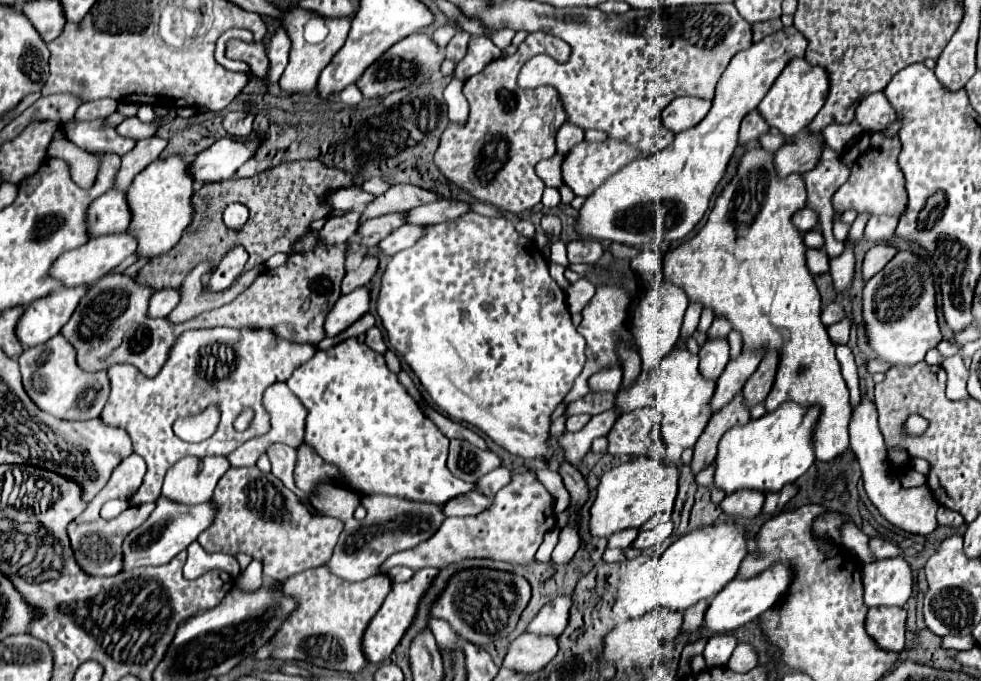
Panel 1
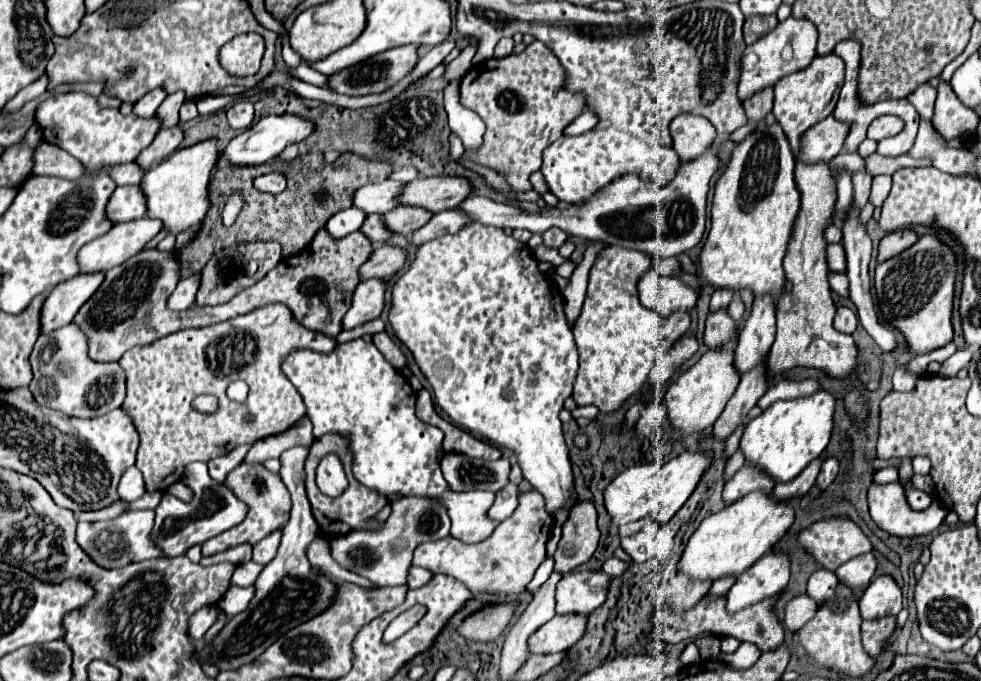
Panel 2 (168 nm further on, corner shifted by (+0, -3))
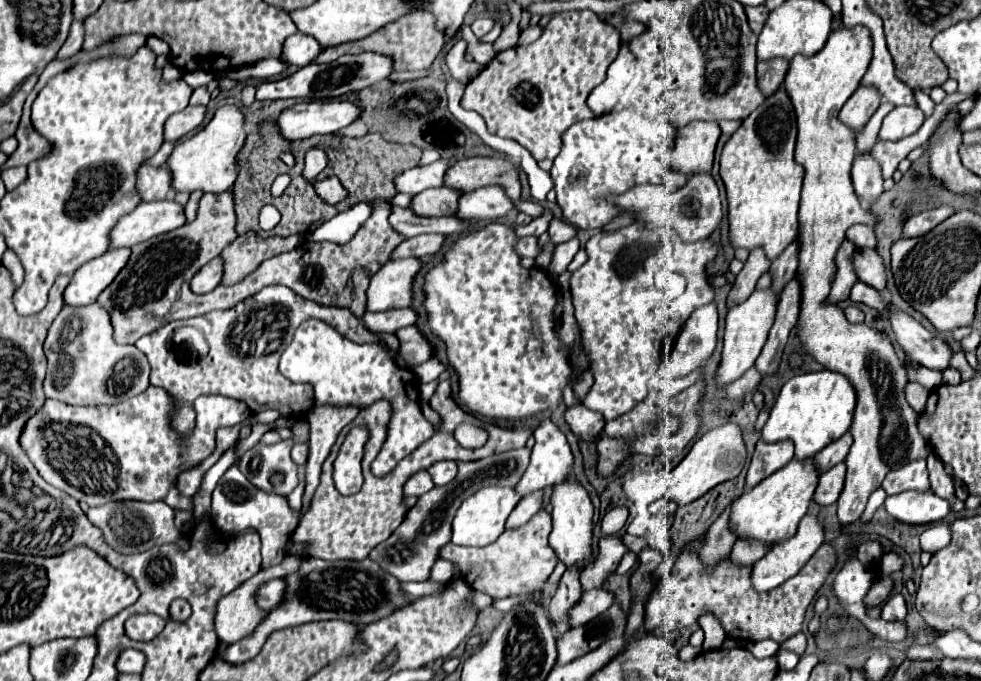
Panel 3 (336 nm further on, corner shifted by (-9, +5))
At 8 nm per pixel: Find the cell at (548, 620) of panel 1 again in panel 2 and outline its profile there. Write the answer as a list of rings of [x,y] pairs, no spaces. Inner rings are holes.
[[[579,570],[557,584],[557,614],[589,614],[607,598],[611,578],[601,570]]]

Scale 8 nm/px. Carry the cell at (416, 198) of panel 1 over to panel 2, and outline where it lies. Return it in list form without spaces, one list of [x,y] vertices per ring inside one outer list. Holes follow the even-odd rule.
[[[437,176],[437,178],[417,178],[409,182],[401,194],[401,204],[423,206],[431,212],[441,212],[457,208],[469,194],[473,186],[461,176]]]

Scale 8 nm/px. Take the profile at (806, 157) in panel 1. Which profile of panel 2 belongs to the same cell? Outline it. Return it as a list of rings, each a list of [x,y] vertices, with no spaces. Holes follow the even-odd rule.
[[[827,116],[803,134],[801,158],[807,162],[831,162],[831,158],[835,158],[835,154],[841,152],[843,142],[847,138],[847,130],[849,126],[845,122],[835,120],[835,116]]]

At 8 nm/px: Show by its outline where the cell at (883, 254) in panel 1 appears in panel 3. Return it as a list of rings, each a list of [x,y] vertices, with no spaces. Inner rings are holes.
[[[940,206],[940,208],[924,210],[924,212],[910,216],[902,228],[902,238],[916,238],[916,236],[930,232],[934,226],[944,222],[952,212],[954,212],[952,206]]]

